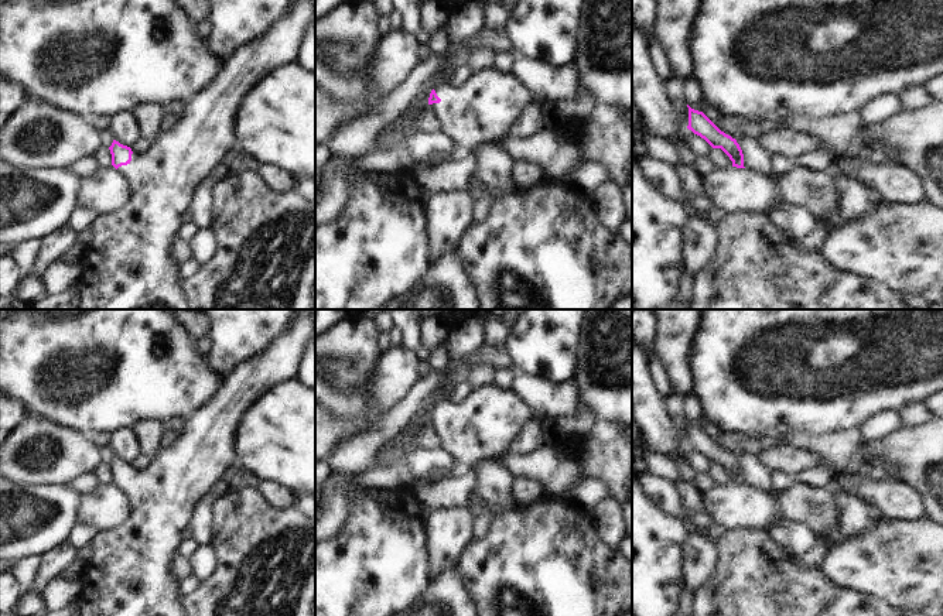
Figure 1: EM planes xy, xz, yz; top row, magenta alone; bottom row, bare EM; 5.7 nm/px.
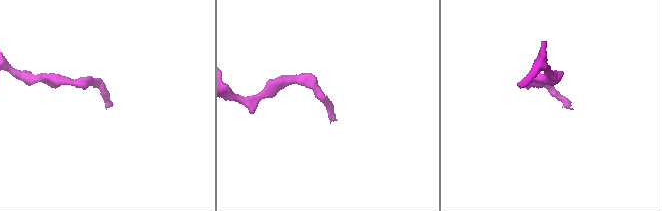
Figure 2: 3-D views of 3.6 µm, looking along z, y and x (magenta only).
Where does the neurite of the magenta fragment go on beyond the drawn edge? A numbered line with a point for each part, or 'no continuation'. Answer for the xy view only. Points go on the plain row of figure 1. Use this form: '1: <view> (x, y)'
1: xy (129, 574)

